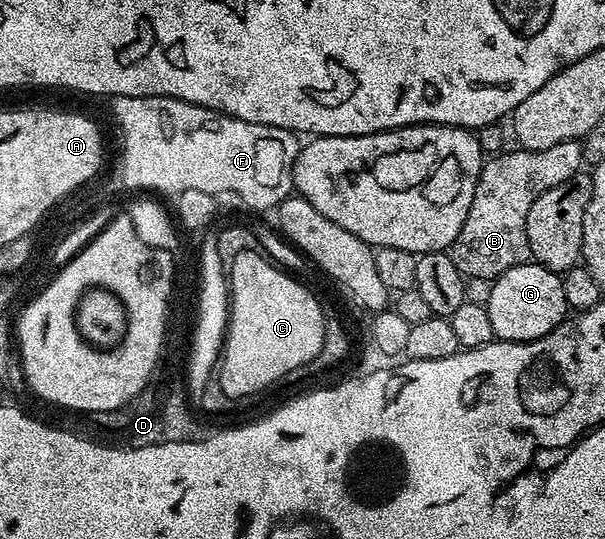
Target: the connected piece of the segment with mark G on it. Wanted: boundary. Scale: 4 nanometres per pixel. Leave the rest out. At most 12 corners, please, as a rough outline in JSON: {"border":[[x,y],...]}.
{"border":[[532,260],[492,279],[494,339],[530,342],[570,313],[561,275]]}

